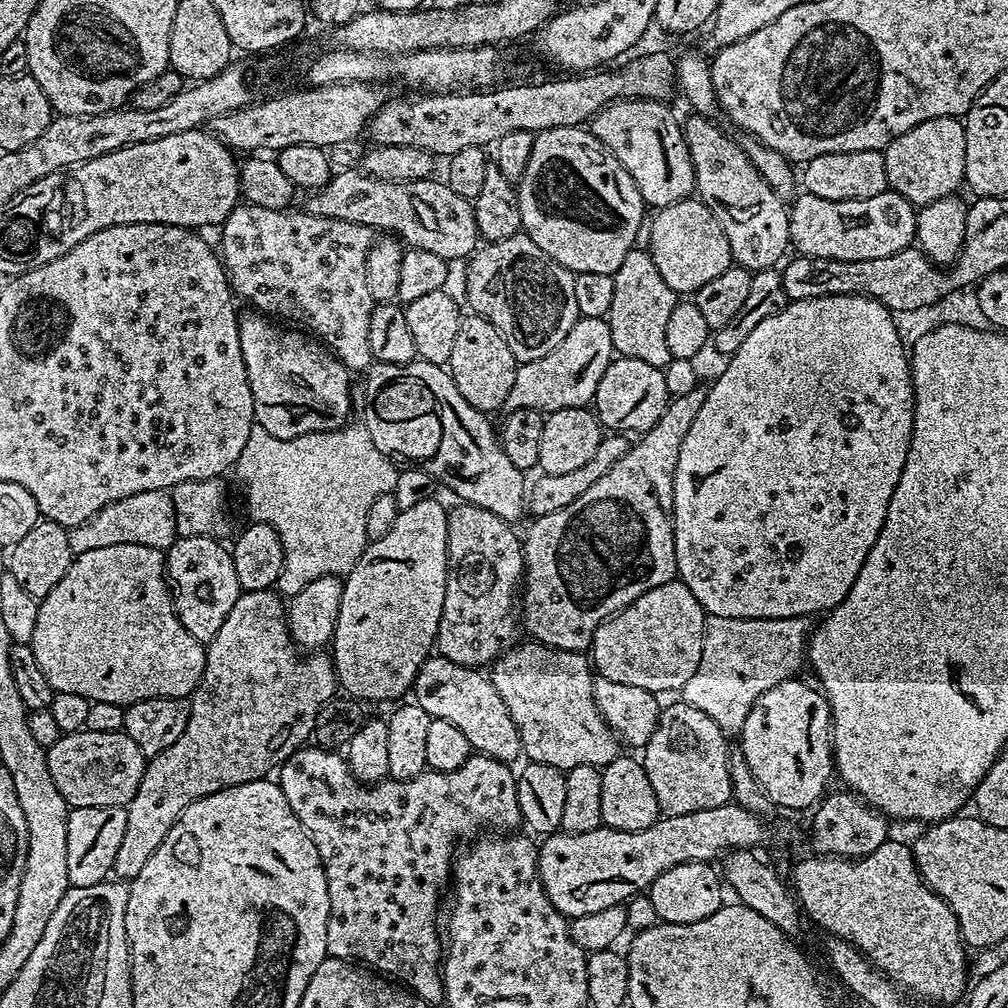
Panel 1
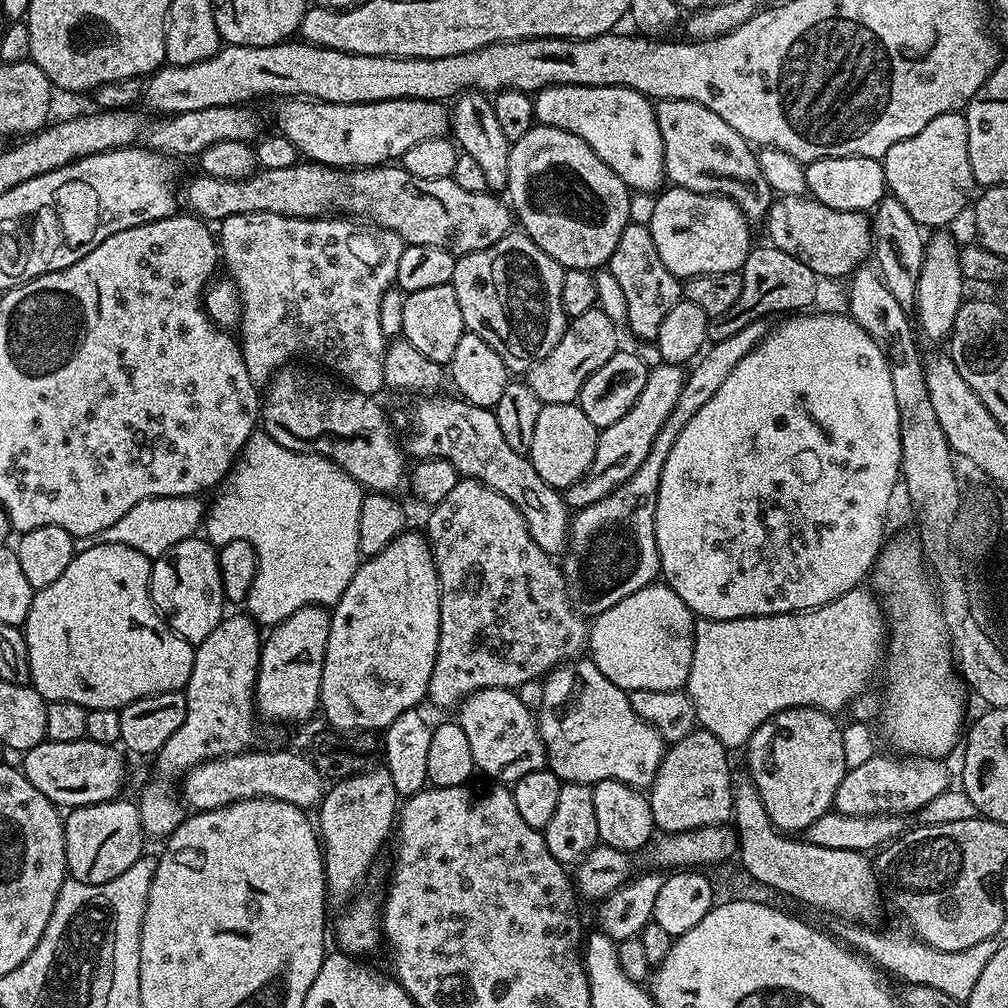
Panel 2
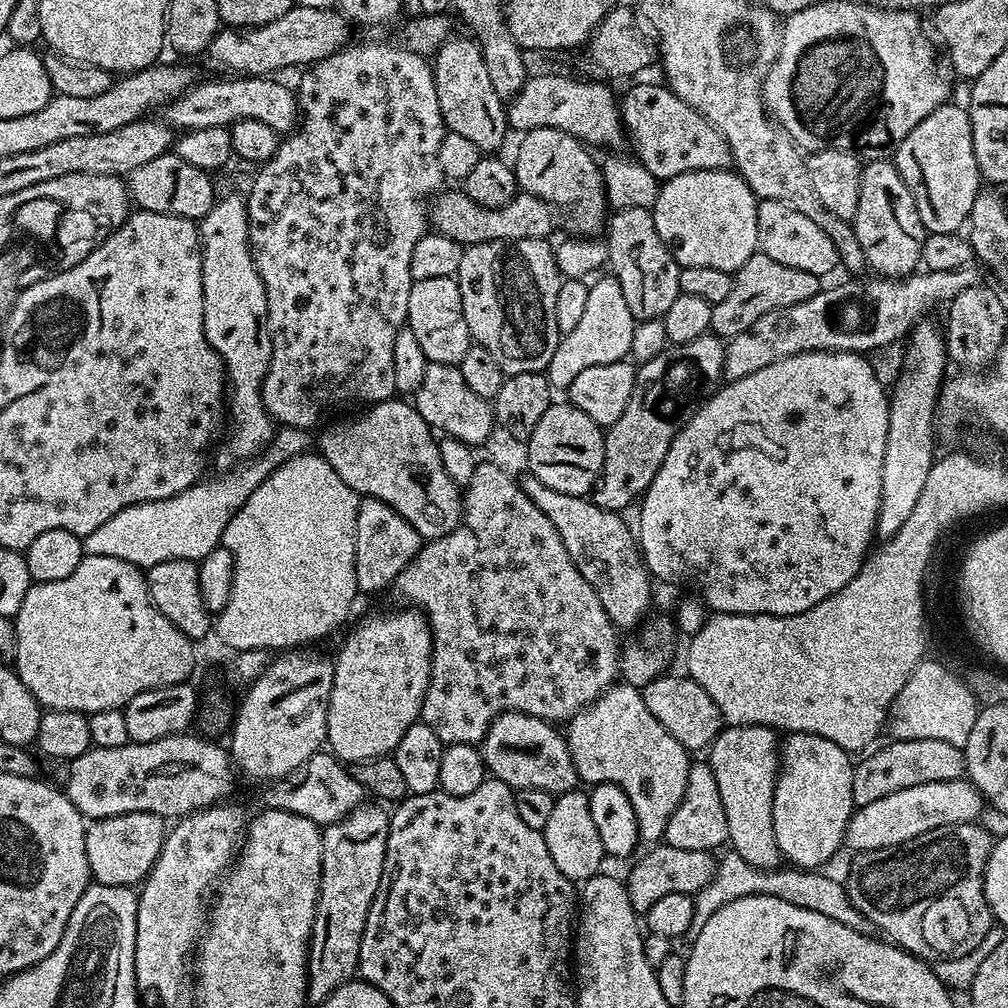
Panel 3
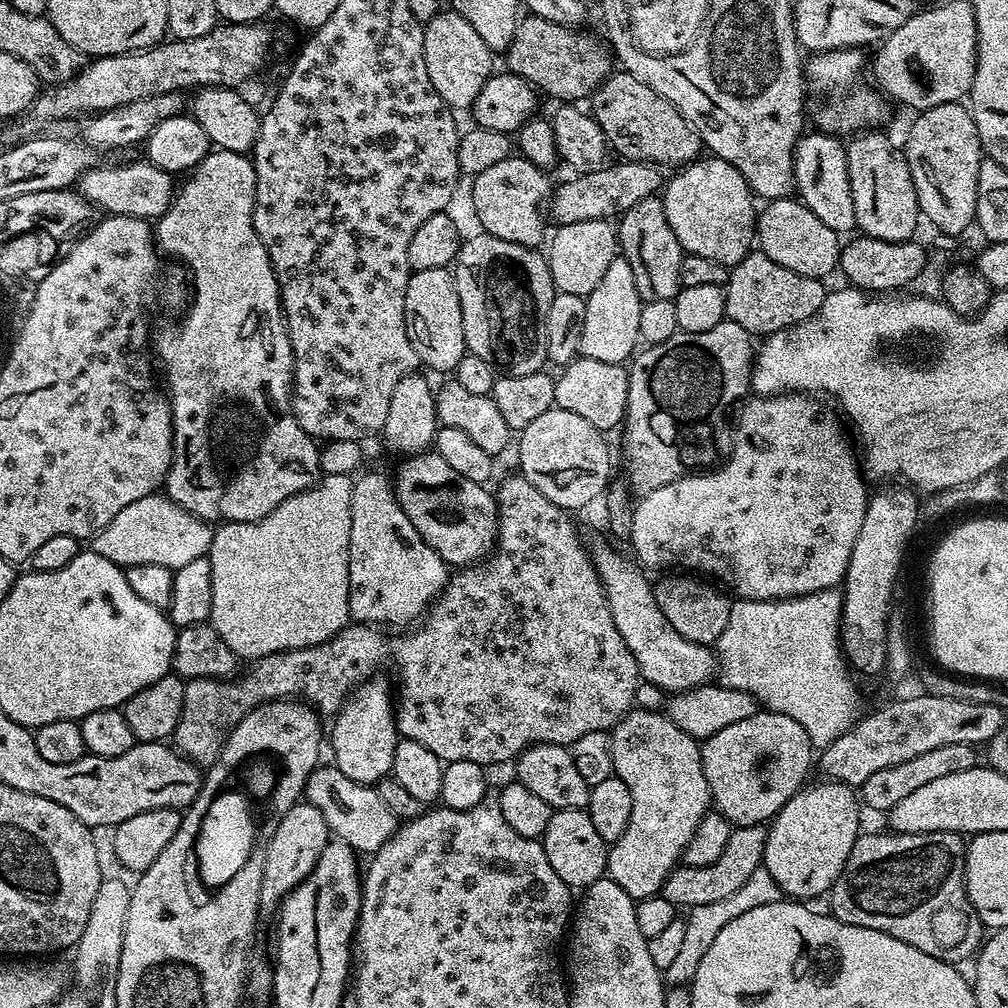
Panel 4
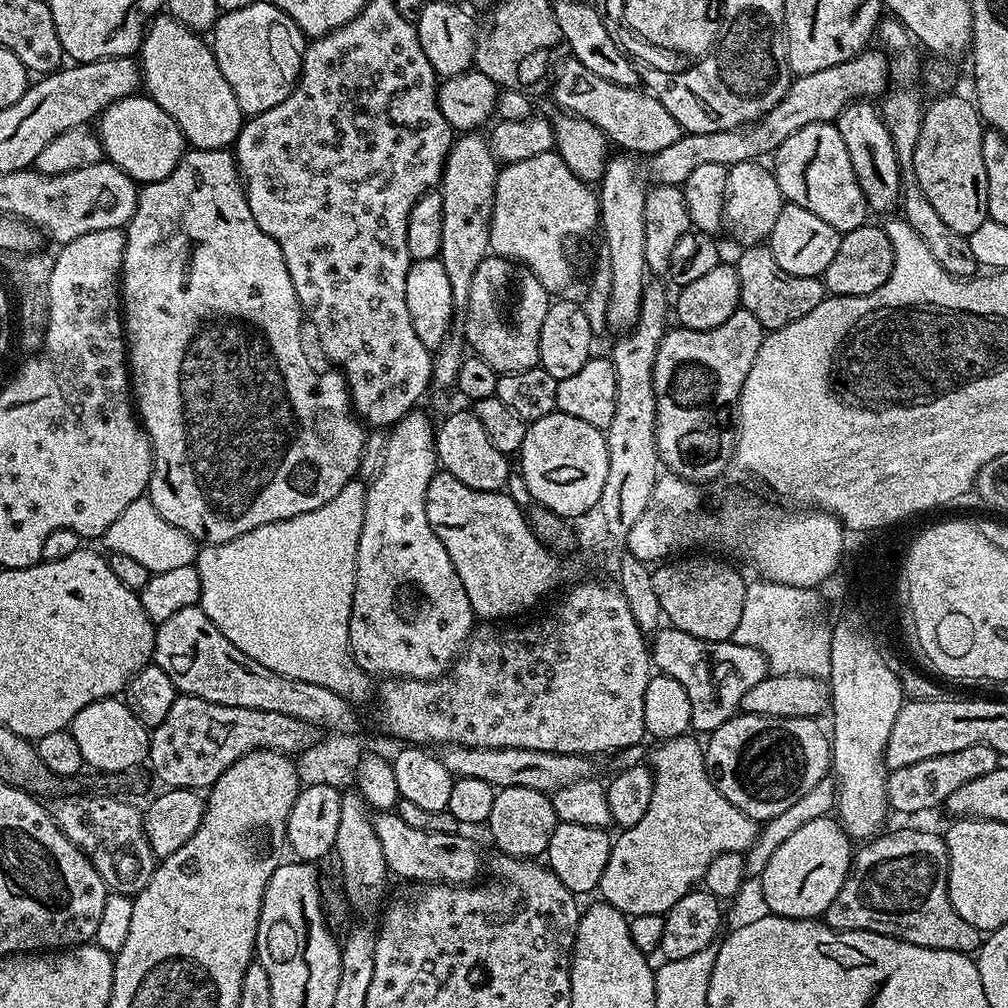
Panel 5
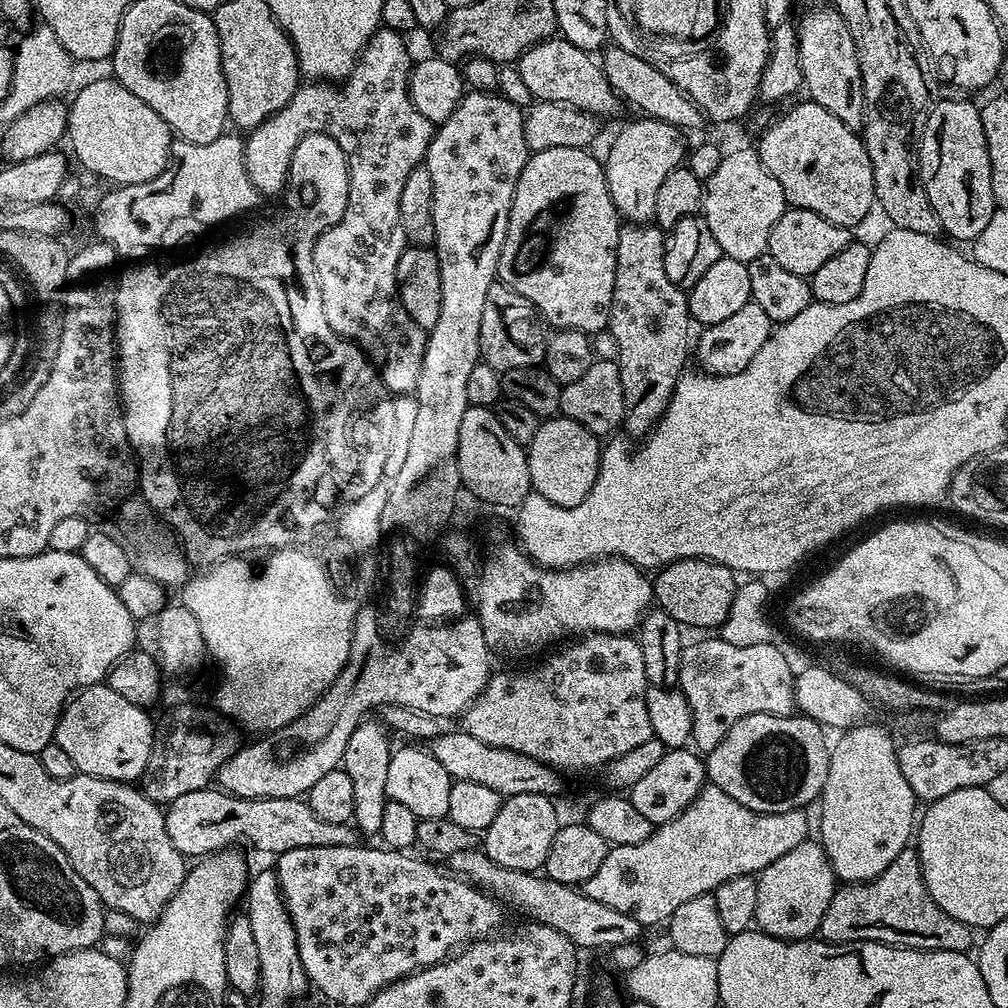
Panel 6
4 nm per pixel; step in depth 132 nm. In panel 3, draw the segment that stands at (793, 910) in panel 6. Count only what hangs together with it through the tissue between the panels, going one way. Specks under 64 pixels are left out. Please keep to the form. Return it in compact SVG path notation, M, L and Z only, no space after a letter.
M809 732L785 735L779 749L780 775L776 777L772 817L774 838L778 842L781 857L789 865L801 870L820 870L824 863L844 844L844 831L856 808L854 802L853 757L842 746Z

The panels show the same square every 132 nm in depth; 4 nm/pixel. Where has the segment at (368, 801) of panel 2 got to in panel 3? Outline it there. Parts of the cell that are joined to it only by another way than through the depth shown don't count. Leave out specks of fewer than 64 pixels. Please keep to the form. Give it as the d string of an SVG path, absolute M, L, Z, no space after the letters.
M362 802L341 820L323 825L320 834L320 893L316 899L306 963L306 996L309 1001L324 1000L358 968L356 956L360 953L366 914L382 878L390 819L379 803L368 803Z

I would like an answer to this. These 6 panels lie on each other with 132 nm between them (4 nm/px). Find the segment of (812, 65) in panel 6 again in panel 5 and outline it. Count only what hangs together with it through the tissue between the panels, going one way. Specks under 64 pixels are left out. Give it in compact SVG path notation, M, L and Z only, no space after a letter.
M867 99L853 100L841 110L834 123L838 134L842 134L842 142L846 142L846 151L850 153L850 166L854 166L858 186L862 186L862 194L869 209L873 213L895 213L899 209L902 195L900 163L894 150L894 142L890 138L890 130L884 125L881 109L872 104L875 103Z

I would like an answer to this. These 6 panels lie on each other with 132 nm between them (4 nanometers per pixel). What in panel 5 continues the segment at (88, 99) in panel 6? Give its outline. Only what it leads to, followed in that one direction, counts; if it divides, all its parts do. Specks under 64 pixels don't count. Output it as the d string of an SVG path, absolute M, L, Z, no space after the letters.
M146 94L122 98L101 112L98 131L108 163L118 166L141 185L153 184L169 176L186 151L186 141L178 122Z

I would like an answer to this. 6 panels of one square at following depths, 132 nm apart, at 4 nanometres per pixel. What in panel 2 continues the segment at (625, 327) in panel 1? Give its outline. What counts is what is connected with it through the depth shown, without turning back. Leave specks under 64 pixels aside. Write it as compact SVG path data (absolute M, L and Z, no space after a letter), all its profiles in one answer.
M629 222L626 230L622 230L622 238L618 238L618 246L614 246L614 254L608 260L606 272L612 275L613 282L620 287L629 330L640 340L655 341L666 314L670 314L670 310L674 310L682 298L682 280L670 274L662 258L658 258L658 250L654 247L654 238L647 223Z

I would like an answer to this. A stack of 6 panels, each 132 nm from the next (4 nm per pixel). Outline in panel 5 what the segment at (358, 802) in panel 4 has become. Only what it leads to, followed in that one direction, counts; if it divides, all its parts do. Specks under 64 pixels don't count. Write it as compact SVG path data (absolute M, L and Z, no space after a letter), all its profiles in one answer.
M395 811L376 812L373 819L374 831L378 841L382 844L382 853L385 854L385 866L387 871L394 877L401 876L404 880L420 880L423 885L429 884L458 884L468 886L477 879L480 872L480 852L470 837L460 832L427 832L402 822Z

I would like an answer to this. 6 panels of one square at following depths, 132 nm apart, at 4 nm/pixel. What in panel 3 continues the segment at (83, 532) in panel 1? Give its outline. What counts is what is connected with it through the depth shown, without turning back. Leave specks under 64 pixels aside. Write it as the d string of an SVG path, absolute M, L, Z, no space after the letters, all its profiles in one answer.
M277 427L272 439L256 455L233 463L229 472L224 472L213 480L201 479L170 498L138 502L134 506L118 510L114 518L106 518L98 530L90 530L90 534L82 537L85 556L118 558L141 570L171 560L199 562L206 558L206 554L210 554L210 550L221 547L230 518L238 514L246 498L250 498L250 494L254 494L254 490L266 482L270 473L278 470L278 466L290 462L290 458L305 455L311 449L308 448L311 444L313 447L312 435L306 428Z

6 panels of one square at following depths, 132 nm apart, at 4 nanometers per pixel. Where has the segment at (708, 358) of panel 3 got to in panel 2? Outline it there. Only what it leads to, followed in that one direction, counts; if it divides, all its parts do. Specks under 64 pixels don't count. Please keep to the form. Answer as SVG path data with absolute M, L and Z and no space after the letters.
M660 362L657 365L657 368L653 367L649 371L646 386L642 386L642 394L638 394L638 402L634 402L634 406L630 406L630 410L626 410L626 414L622 414L614 426L599 429L594 462L590 462L582 479L563 489L562 495L569 509L579 510L606 498L606 494L618 490L618 486L622 486L622 482L626 482L626 478L630 478L634 470L646 462L654 440L658 438L662 426L666 426L666 418L670 418L678 396L682 394L686 377L685 369L679 364Z

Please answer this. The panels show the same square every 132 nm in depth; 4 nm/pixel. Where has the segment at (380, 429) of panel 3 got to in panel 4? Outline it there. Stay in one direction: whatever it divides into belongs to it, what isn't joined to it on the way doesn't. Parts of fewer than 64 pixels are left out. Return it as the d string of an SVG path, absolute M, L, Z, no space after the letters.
M434 450L412 454L397 472L394 472L396 497L406 510L406 518L414 522L414 530L422 534L425 542L432 547L449 566L476 566L495 549L500 527L500 517L496 511L496 498L485 485L462 478L458 470L453 470Z

